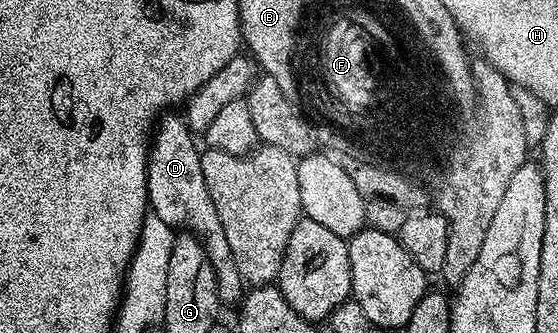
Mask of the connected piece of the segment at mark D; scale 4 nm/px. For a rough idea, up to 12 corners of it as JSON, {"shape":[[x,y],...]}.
{"shape":[[161,116],[148,151],[148,204],[204,243],[221,302],[246,282],[202,179],[197,138]]}

